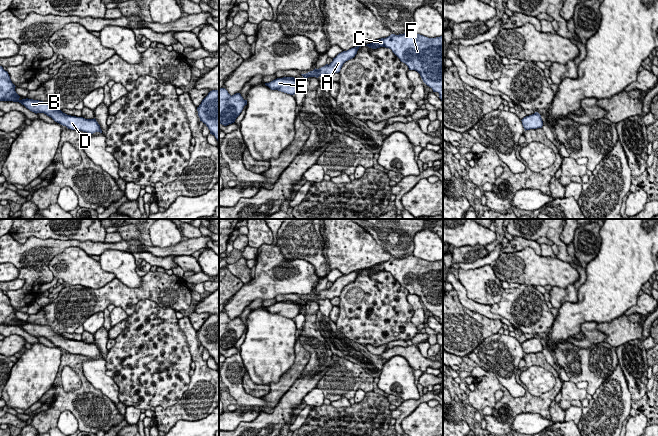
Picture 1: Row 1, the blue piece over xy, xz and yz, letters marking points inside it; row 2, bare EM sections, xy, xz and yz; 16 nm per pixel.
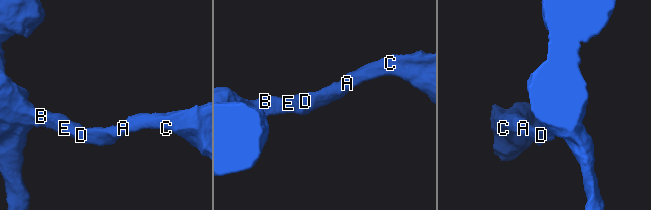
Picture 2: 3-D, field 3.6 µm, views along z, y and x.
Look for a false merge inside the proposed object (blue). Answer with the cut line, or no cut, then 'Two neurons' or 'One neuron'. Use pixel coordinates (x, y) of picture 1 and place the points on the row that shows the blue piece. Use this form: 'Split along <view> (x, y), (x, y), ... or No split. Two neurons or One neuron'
No split. One neuron

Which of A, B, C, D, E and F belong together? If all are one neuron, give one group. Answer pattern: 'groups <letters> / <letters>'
groups A B C D E F

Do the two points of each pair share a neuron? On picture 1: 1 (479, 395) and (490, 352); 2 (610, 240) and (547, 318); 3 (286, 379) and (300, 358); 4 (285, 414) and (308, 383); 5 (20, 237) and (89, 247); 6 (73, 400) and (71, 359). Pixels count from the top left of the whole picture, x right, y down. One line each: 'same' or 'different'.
1: different
2: different
3: same
4: same
5: different
6: same

